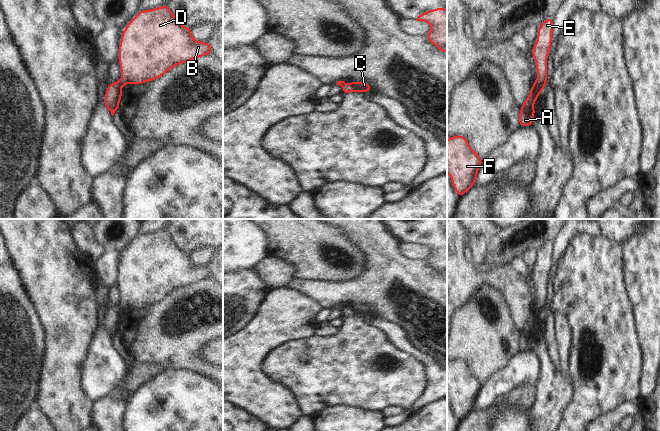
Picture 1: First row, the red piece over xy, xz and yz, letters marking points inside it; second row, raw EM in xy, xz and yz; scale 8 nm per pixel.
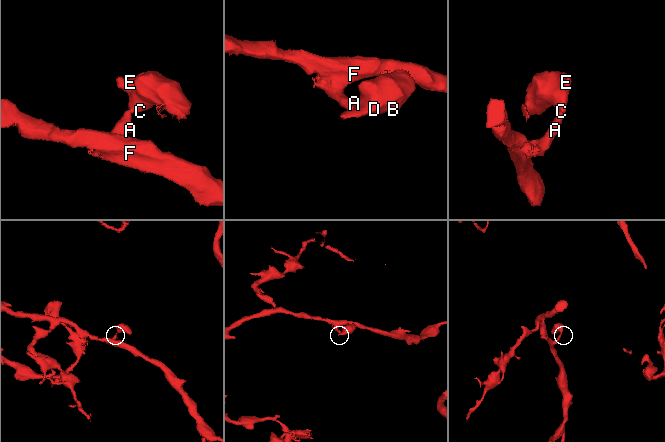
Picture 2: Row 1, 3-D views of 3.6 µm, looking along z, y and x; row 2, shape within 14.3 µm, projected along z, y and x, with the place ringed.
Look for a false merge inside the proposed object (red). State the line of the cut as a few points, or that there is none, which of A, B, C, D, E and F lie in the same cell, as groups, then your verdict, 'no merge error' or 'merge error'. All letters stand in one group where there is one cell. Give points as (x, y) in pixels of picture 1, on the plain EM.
yz (535, 305), (542, 313) | A F / B C D E | merge error

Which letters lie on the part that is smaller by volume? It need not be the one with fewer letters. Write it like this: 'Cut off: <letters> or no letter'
Cut off: B, C, D, E

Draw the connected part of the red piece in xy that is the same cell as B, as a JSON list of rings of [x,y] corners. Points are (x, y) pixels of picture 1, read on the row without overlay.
[[[167,229],[150,234],[140,234],[127,246],[119,268],[118,285],[121,295],[120,307],[141,309],[162,301],[176,289],[192,285],[212,277],[210,267],[196,265],[192,254],[182,249]]]

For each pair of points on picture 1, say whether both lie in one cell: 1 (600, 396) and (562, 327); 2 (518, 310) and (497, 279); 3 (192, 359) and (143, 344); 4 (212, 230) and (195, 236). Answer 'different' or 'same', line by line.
1: different
2: same
3: same
4: same

